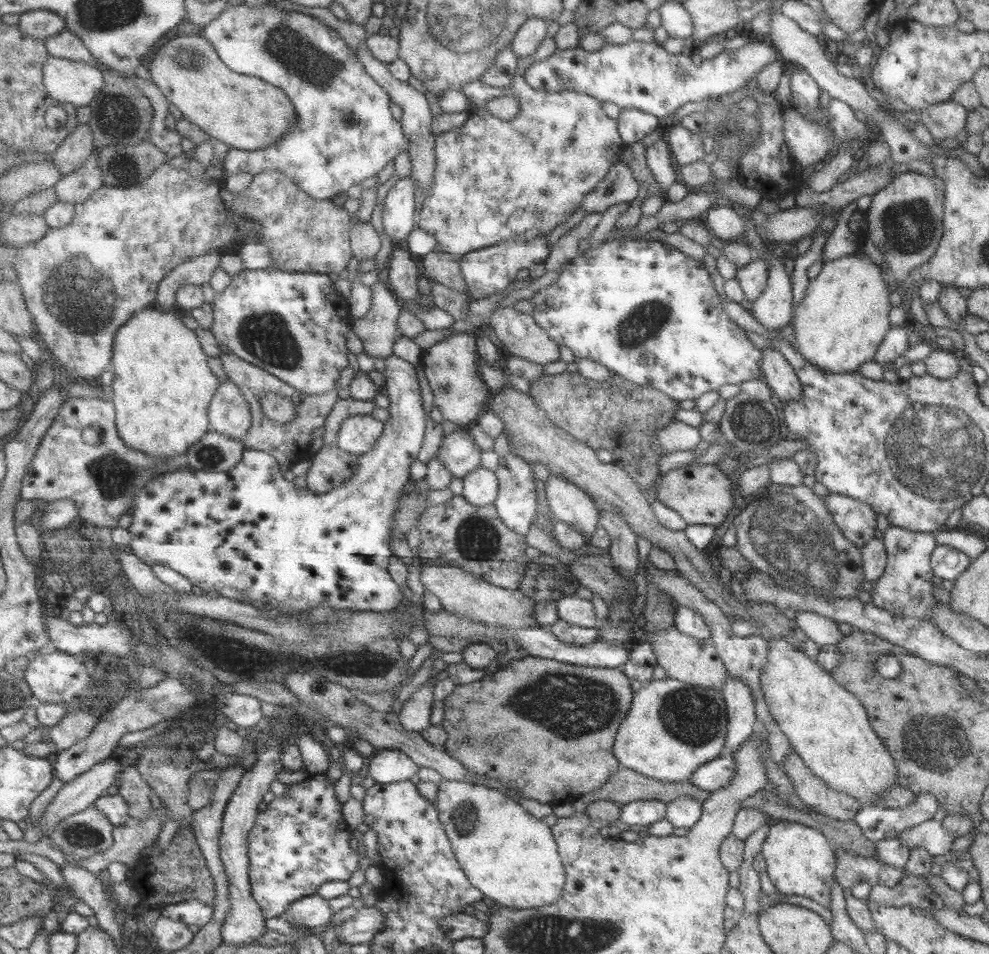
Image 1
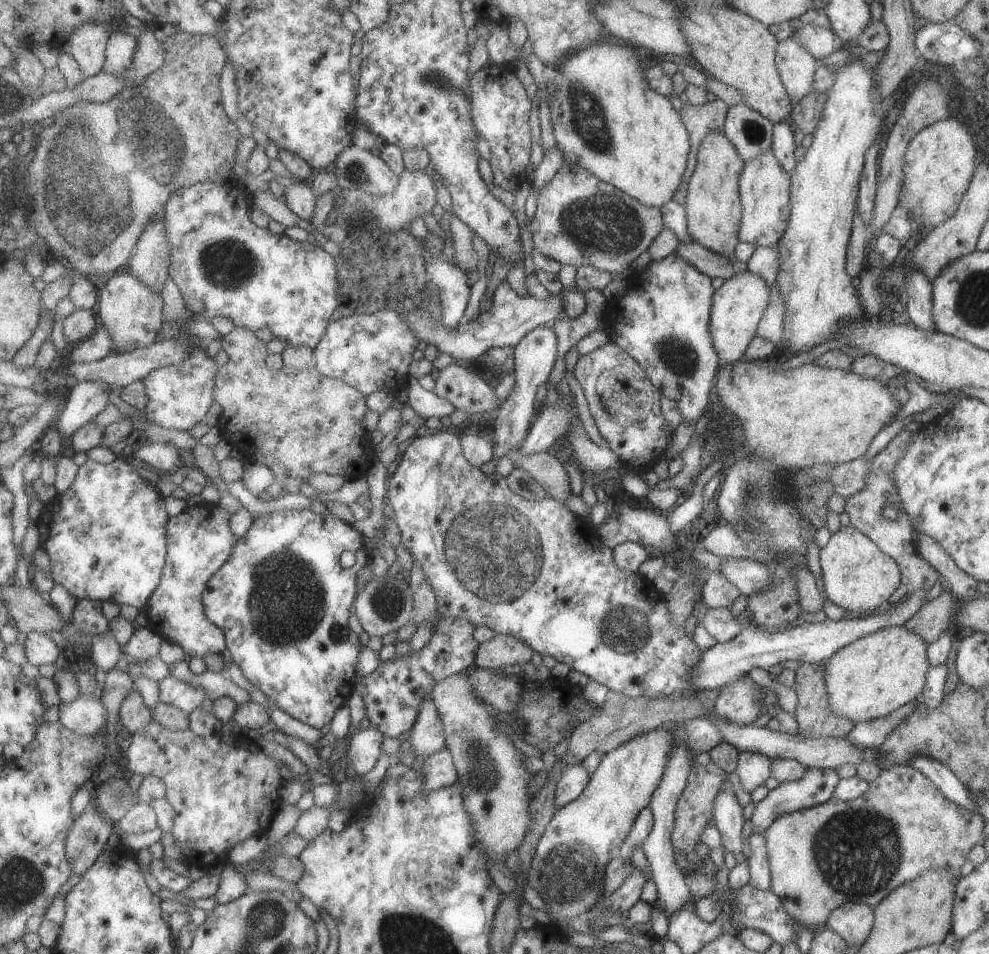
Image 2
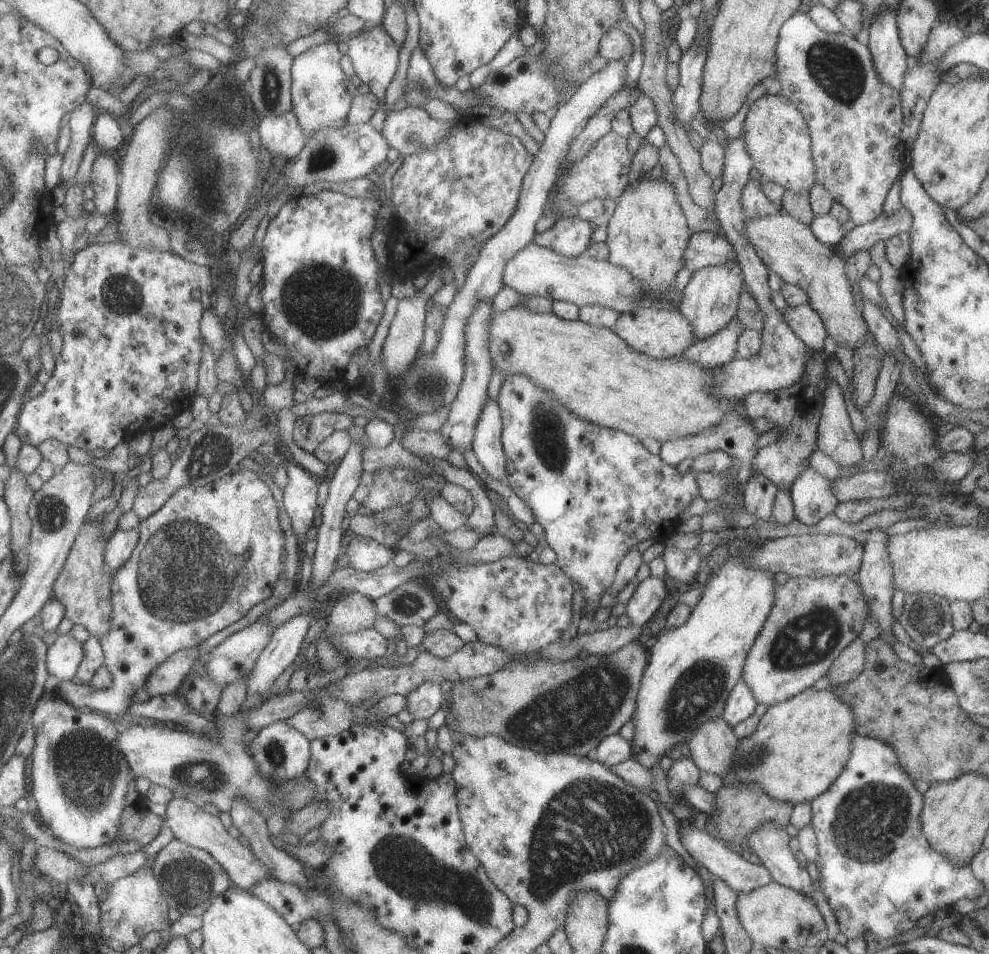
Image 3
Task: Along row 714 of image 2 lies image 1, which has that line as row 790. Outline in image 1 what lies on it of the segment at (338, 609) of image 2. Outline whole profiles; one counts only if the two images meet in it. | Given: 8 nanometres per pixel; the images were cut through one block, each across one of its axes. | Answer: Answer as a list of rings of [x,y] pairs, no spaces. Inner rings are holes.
[[[325,773],[315,774],[309,776],[301,783],[293,783],[288,785],[289,789],[286,796],[277,797],[273,801],[267,804],[267,808],[259,813],[257,824],[252,828],[250,832],[250,865],[251,873],[250,878],[252,882],[252,895],[256,897],[257,902],[260,904],[261,910],[264,912],[265,918],[277,918],[277,916],[283,916],[298,900],[303,897],[317,894],[321,886],[331,881],[347,881],[353,872],[359,870],[359,852],[355,846],[355,841],[351,837],[352,828],[346,821],[343,814],[344,805],[339,803],[337,796],[335,796],[335,783],[327,779]]]

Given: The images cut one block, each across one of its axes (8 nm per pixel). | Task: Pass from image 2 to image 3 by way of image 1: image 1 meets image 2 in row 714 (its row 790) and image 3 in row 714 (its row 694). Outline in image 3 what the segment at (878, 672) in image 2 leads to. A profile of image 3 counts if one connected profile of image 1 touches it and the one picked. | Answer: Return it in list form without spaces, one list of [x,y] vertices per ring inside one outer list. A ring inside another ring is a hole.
[[[807,687],[783,702],[769,705],[758,720],[755,732],[738,740],[738,749],[732,756],[730,771],[720,777],[725,786],[739,783],[757,783],[771,799],[794,804],[809,801],[824,793],[845,766],[850,755],[850,744],[855,732],[855,715],[851,707],[843,702],[833,688],[815,690]]]

